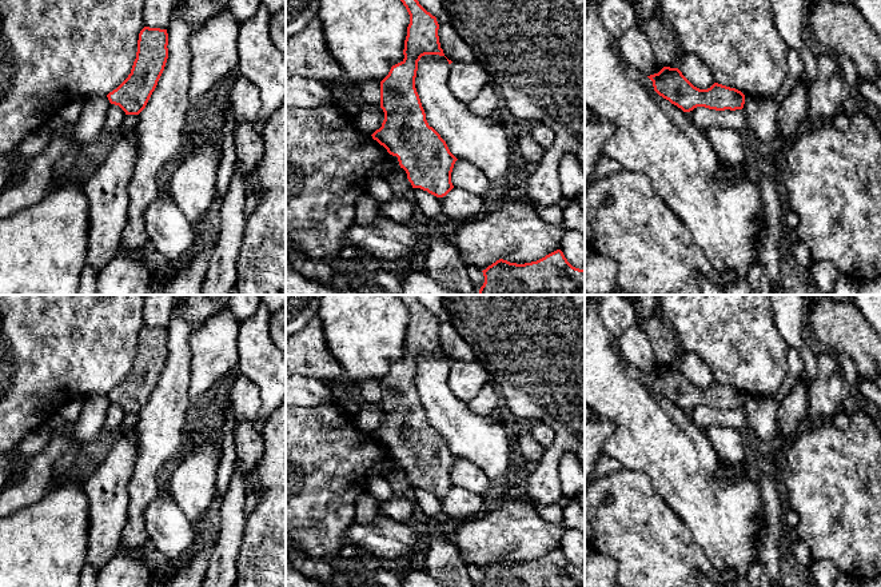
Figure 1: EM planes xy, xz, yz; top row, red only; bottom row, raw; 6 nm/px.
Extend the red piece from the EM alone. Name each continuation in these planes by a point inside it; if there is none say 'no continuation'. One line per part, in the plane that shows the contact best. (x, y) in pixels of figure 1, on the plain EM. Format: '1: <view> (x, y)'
no continuation

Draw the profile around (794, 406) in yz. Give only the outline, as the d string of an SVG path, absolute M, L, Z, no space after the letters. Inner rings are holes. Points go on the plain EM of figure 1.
M804 376L798 379L789 394L780 402L777 411L777 434L792 443L800 434L800 423L808 418L809 384Z

